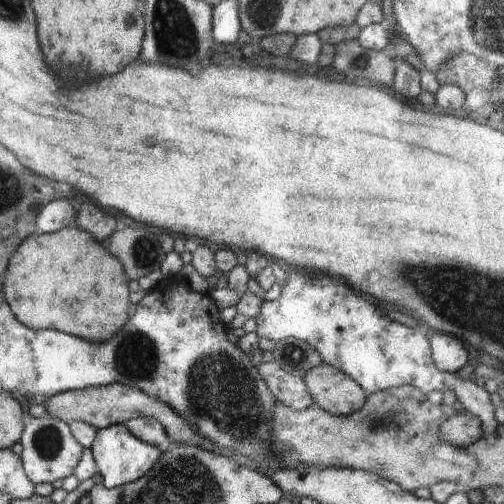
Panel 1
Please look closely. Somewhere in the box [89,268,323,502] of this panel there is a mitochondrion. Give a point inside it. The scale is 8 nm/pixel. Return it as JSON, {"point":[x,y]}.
{"point":[220,392]}

